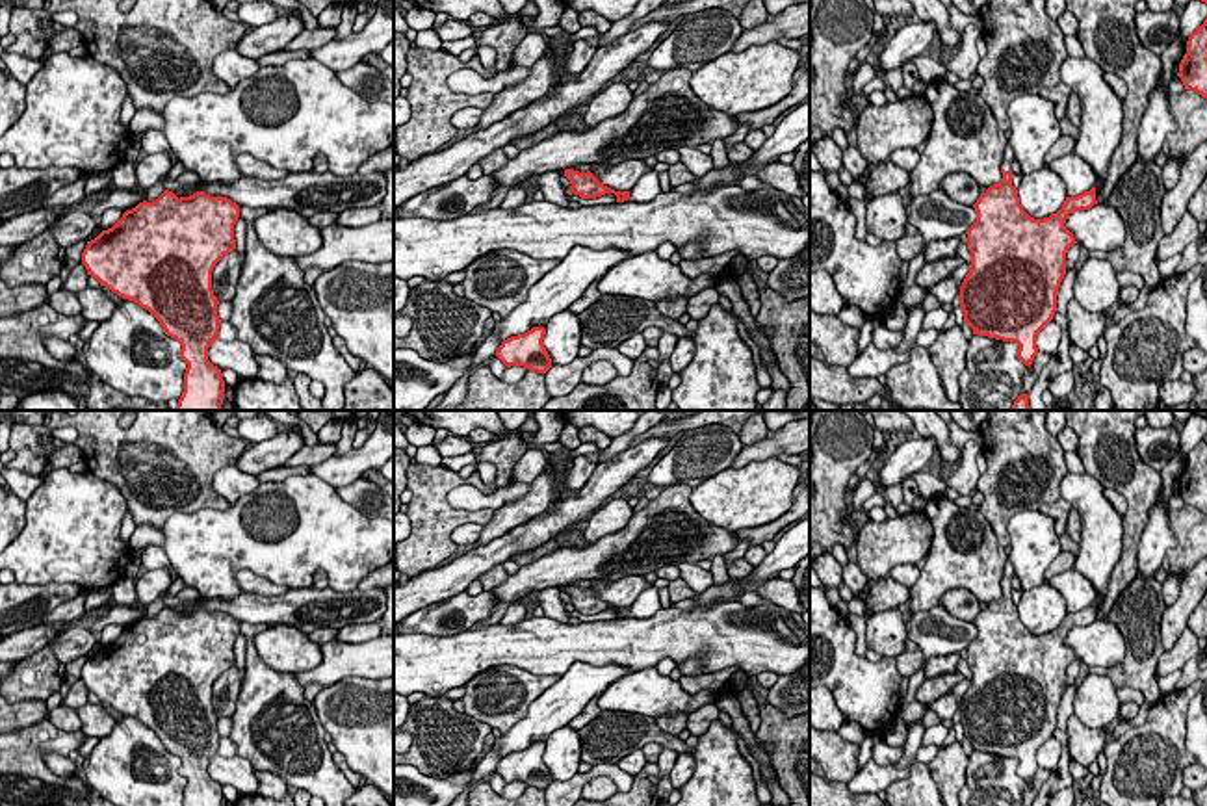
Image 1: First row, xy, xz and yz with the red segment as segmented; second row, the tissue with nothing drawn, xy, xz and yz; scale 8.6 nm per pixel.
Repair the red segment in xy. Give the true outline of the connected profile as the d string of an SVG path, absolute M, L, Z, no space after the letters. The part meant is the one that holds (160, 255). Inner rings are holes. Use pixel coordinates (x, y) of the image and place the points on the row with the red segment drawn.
M165 189L156 201L126 210L82 253L87 275L149 310L182 345L188 368L175 410L221 410L223 405L223 373L208 360L221 323L212 271L236 249L238 217L240 206L227 197L197 191L178 199Z

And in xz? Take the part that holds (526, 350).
M544 327L511 336L501 342L496 357L507 366L524 366L529 371L546 373L552 368L552 358L542 344L546 334Z

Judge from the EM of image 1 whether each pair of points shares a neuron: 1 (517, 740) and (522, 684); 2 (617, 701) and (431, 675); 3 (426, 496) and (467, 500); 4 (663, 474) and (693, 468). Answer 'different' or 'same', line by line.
1: different
2: different
3: different
4: same

